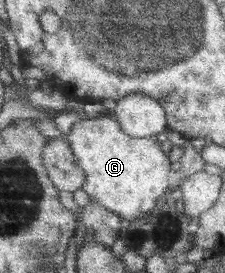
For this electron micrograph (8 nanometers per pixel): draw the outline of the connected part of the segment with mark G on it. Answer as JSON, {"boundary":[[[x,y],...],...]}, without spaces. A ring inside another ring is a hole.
{"boundary":[[[99,115],[93,119],[78,120],[73,124],[67,138],[73,149],[74,155],[86,173],[86,184],[83,191],[87,193],[90,199],[110,211],[117,213],[120,217],[127,220],[138,219],[152,211],[159,203],[160,199],[169,194],[170,188],[174,182],[172,163],[164,151],[162,145],[154,137],[130,137],[114,117]]]}

